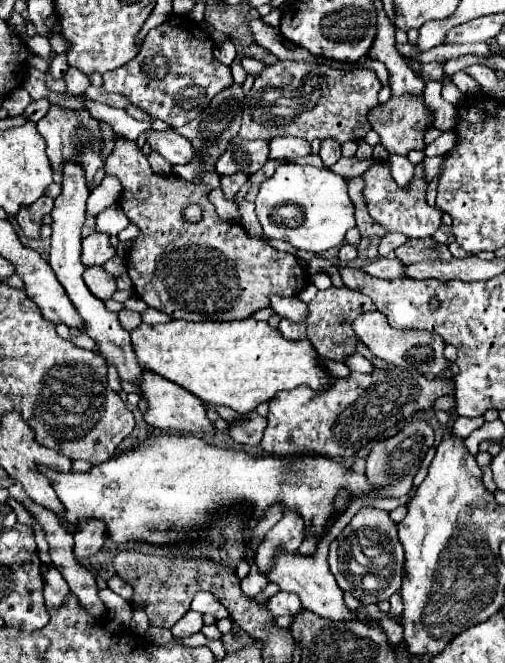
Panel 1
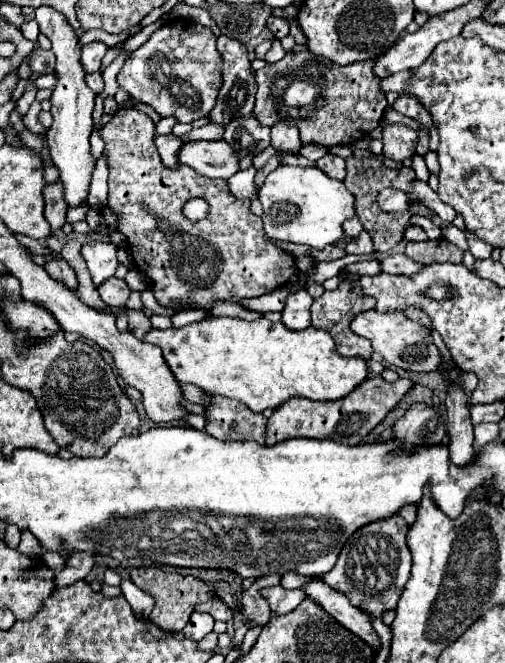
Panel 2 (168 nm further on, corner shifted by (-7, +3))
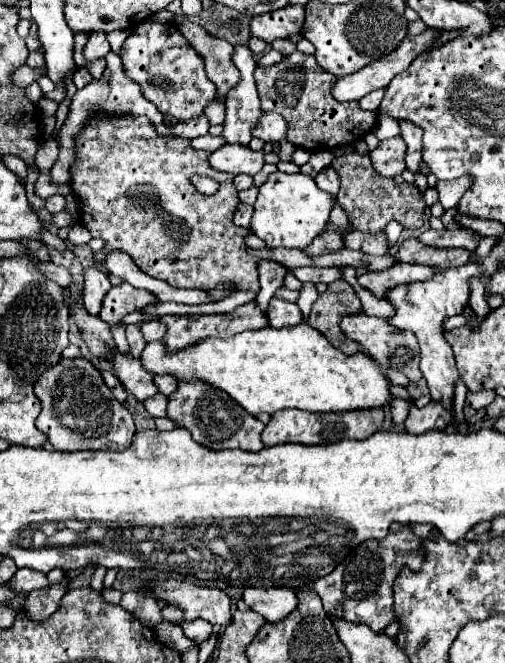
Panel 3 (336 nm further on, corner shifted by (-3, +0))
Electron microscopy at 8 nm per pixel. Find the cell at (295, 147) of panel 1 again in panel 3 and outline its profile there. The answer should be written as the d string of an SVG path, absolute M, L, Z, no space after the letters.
M268 112L268 114L262 114L260 124L258 124L254 136L260 138L260 140L264 140L264 142L276 144L276 142L280 142L280 140L286 138L286 130L288 130L286 120L280 114L274 114L274 112L270 114Z

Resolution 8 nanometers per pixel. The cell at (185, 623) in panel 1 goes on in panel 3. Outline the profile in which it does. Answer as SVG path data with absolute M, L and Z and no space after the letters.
M192 620L192 622L184 622L182 624L182 630L184 630L184 634L192 640L192 642L196 642L196 644L200 644L200 642L204 642L210 634L212 634L212 624L208 624L206 620Z

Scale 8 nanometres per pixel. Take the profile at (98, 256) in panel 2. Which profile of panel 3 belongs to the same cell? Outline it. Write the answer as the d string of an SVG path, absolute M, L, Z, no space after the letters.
M94 264L94 266L86 266L82 276L84 276L84 298L82 298L82 304L84 304L84 308L90 314L98 314L102 298L112 288L112 284L108 280L108 274L102 270L102 266Z

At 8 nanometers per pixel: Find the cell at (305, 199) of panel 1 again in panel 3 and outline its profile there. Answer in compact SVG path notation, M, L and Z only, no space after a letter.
M274 172L268 180L260 186L258 200L254 202L254 216L252 216L252 230L258 238L266 242L268 248L308 248L312 240L322 234L328 226L330 212L336 204L336 198L324 190L320 190L314 178L298 172L298 174L284 174Z

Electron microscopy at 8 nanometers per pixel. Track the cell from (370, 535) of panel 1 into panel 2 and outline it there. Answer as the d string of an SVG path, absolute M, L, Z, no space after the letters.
M400 515L358 529L358 533L354 533L344 545L334 569L326 575L320 575L318 579L344 593L354 607L370 613L372 617L382 617L384 611L396 607L400 593L410 577L412 557L406 545L408 529L408 523Z

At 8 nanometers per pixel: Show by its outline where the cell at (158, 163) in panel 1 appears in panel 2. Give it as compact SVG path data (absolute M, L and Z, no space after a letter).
M209 123L200 128L192 129L188 135L181 137L182 142L188 142L191 140L207 140L214 141L223 138L224 129L221 125Z

